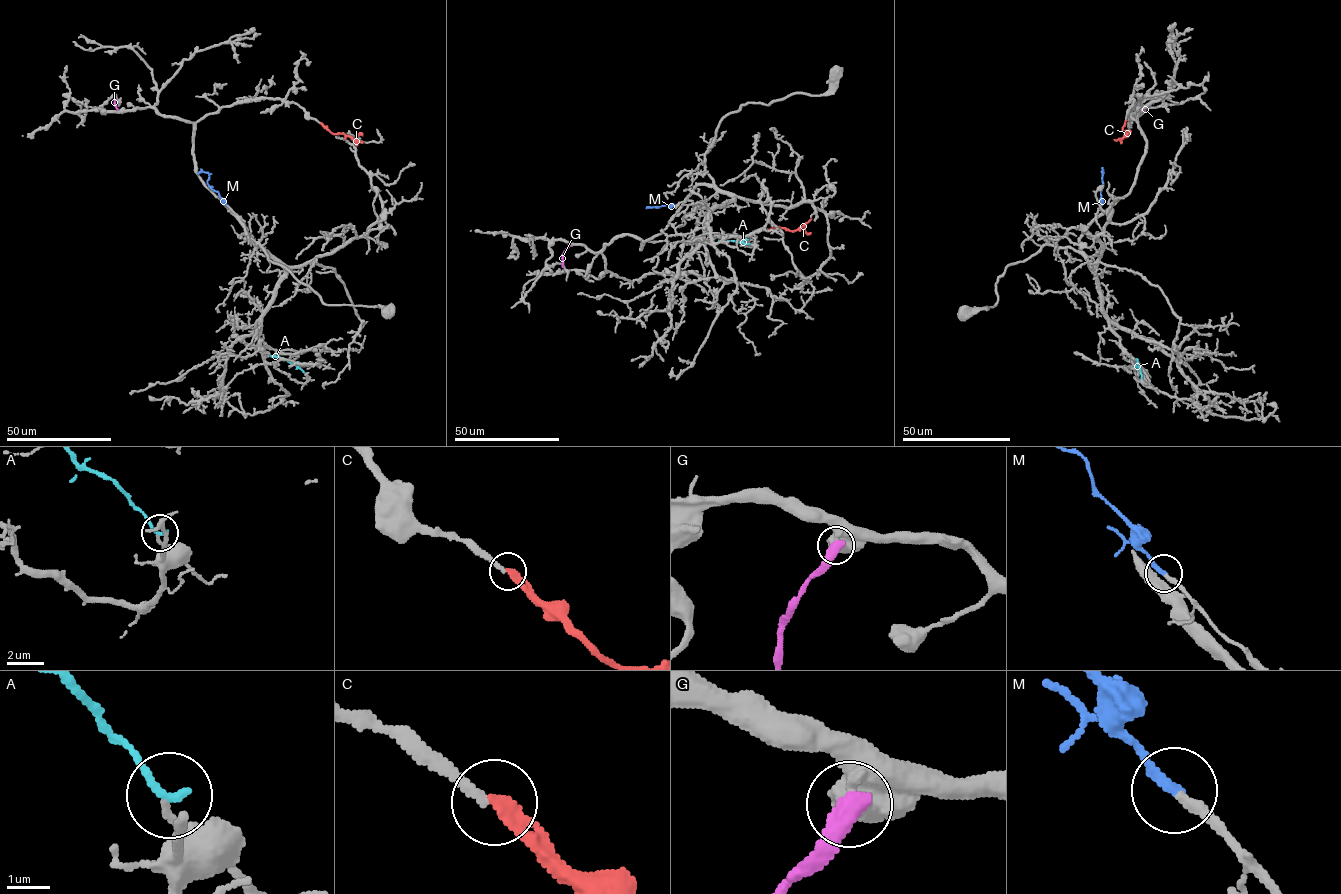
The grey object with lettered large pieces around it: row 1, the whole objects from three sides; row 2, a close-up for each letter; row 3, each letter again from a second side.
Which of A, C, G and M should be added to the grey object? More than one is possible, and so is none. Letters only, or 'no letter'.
M

